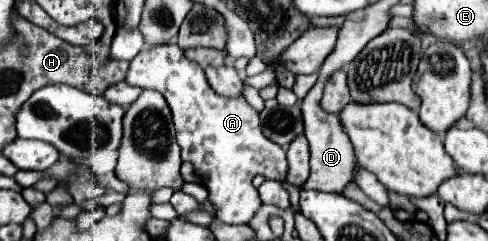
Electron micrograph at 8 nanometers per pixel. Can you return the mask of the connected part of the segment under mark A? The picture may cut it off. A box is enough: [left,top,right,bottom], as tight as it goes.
[125,43,287,223]

